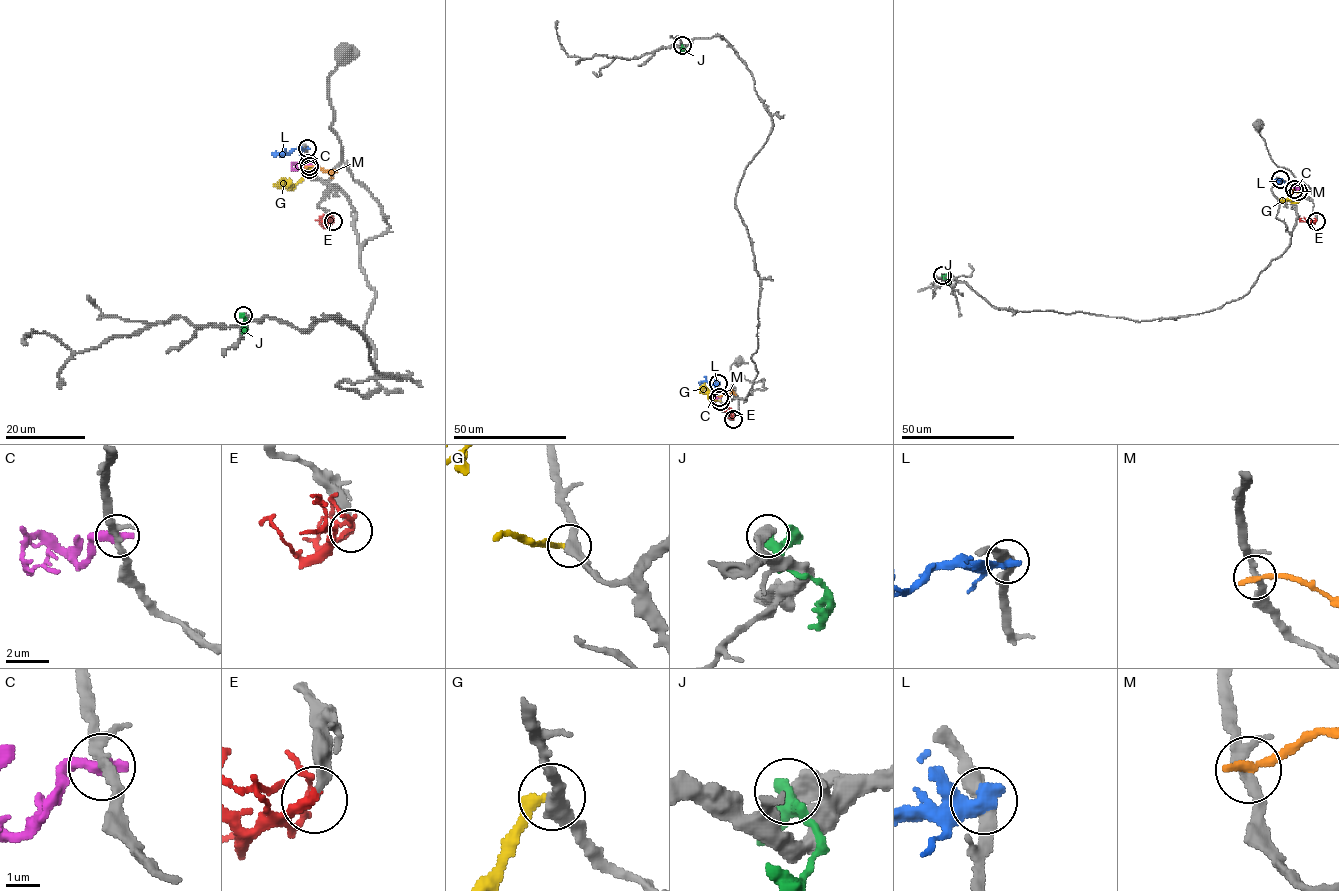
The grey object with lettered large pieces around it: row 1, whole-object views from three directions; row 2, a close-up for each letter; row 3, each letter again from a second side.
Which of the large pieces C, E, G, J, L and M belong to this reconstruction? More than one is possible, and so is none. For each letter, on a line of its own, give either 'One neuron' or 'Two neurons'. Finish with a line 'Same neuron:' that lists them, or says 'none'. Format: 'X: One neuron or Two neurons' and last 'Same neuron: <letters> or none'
C: Two neurons
E: One neuron
G: Two neurons
J: Two neurons
L: Two neurons
M: Two neurons
Same neuron: E

